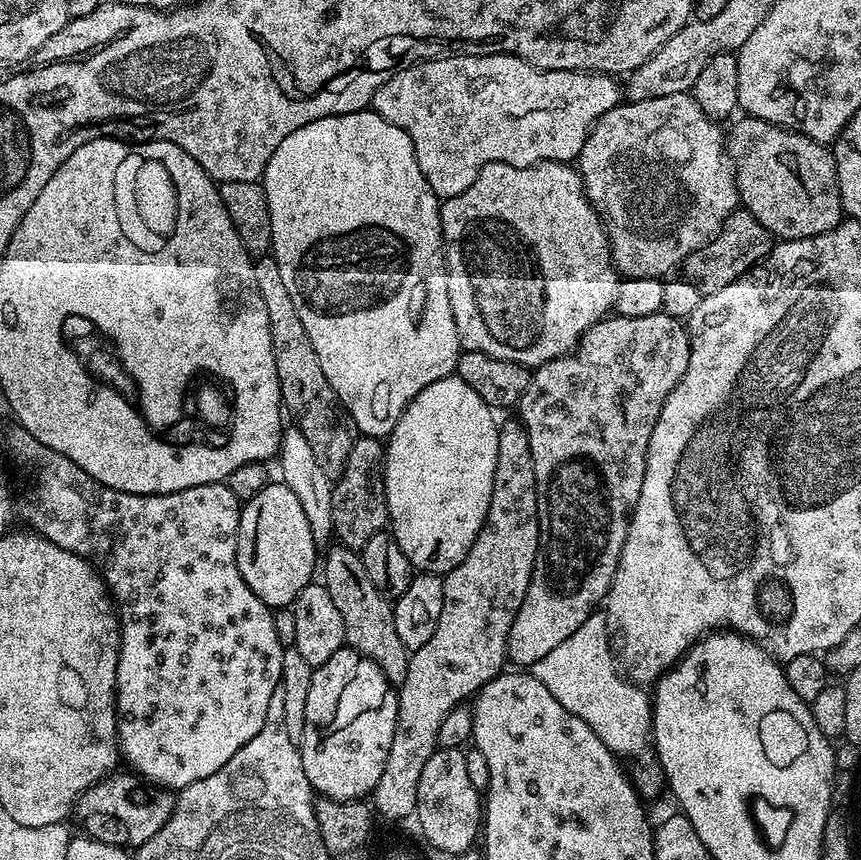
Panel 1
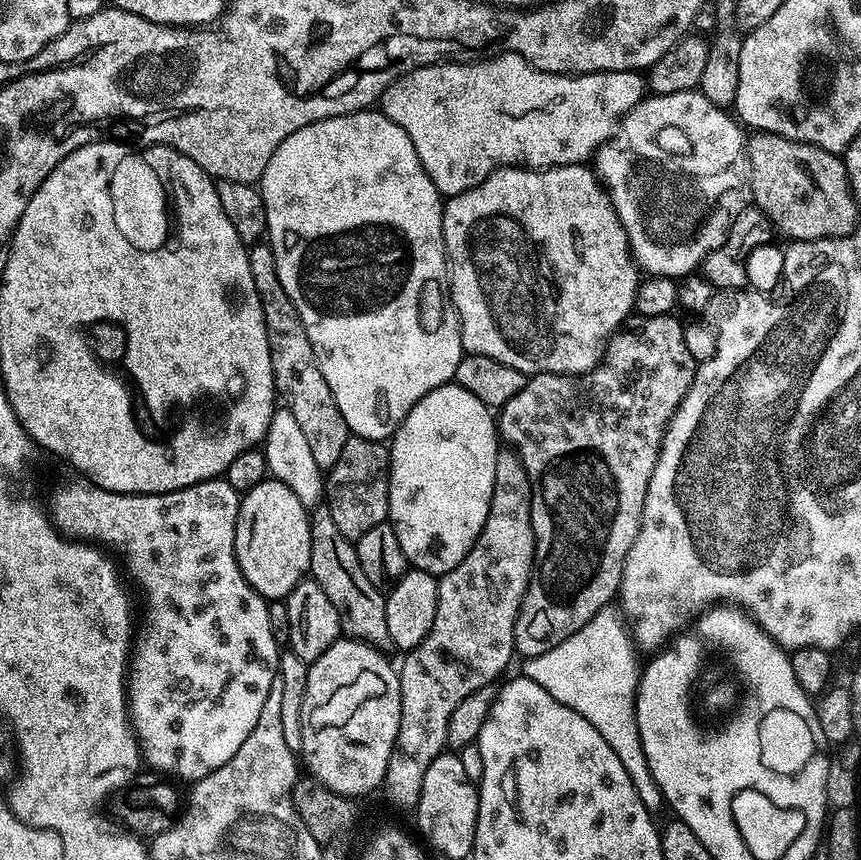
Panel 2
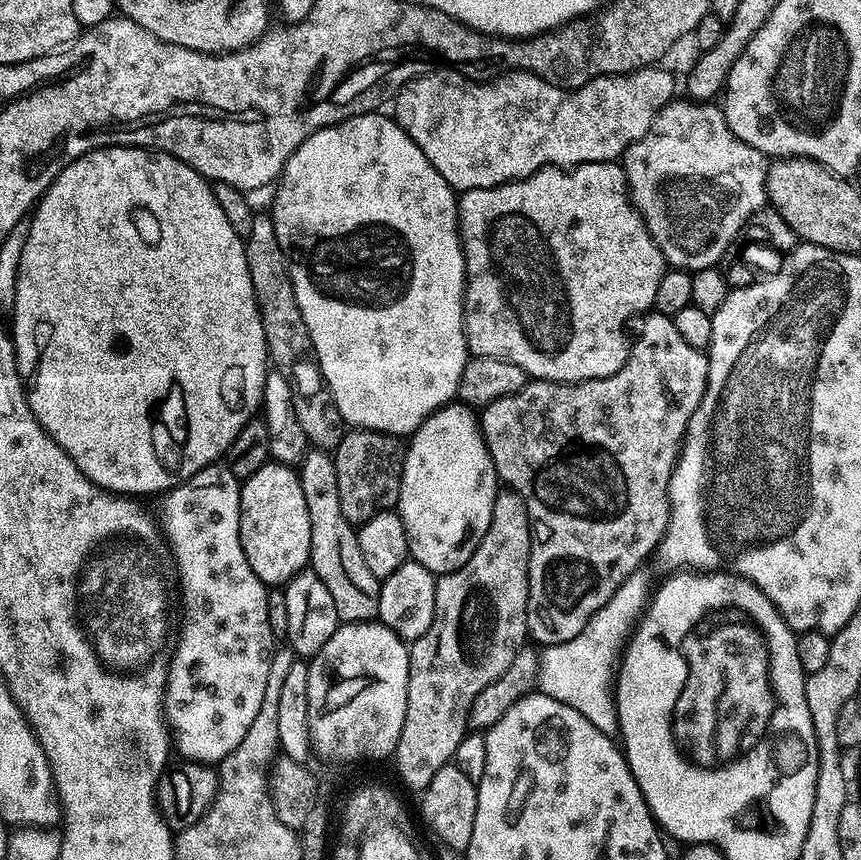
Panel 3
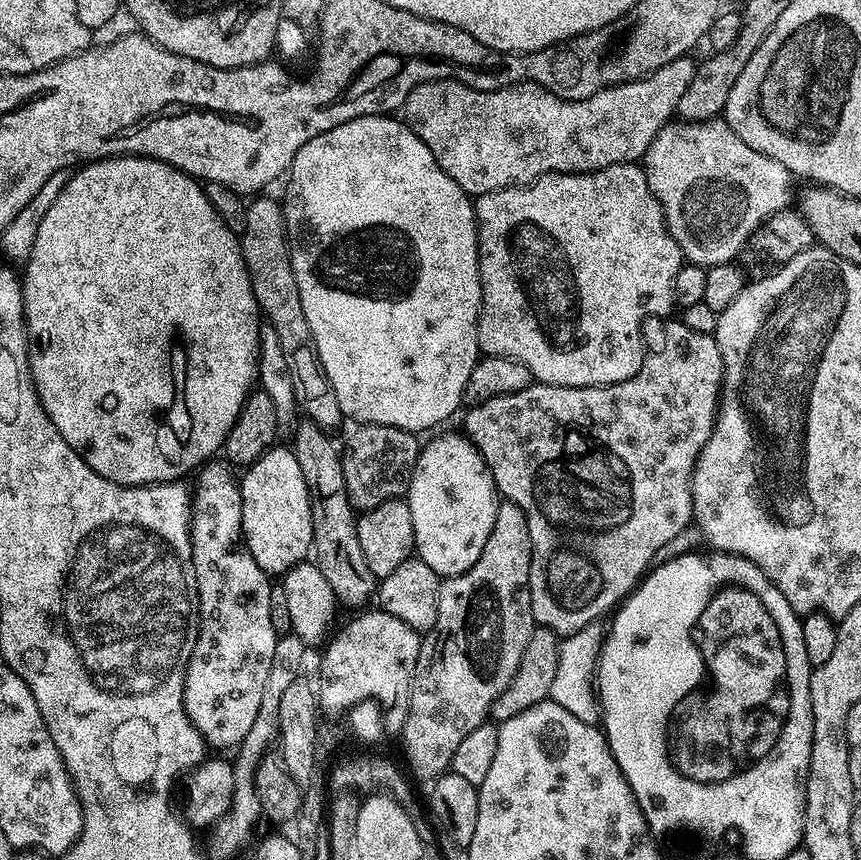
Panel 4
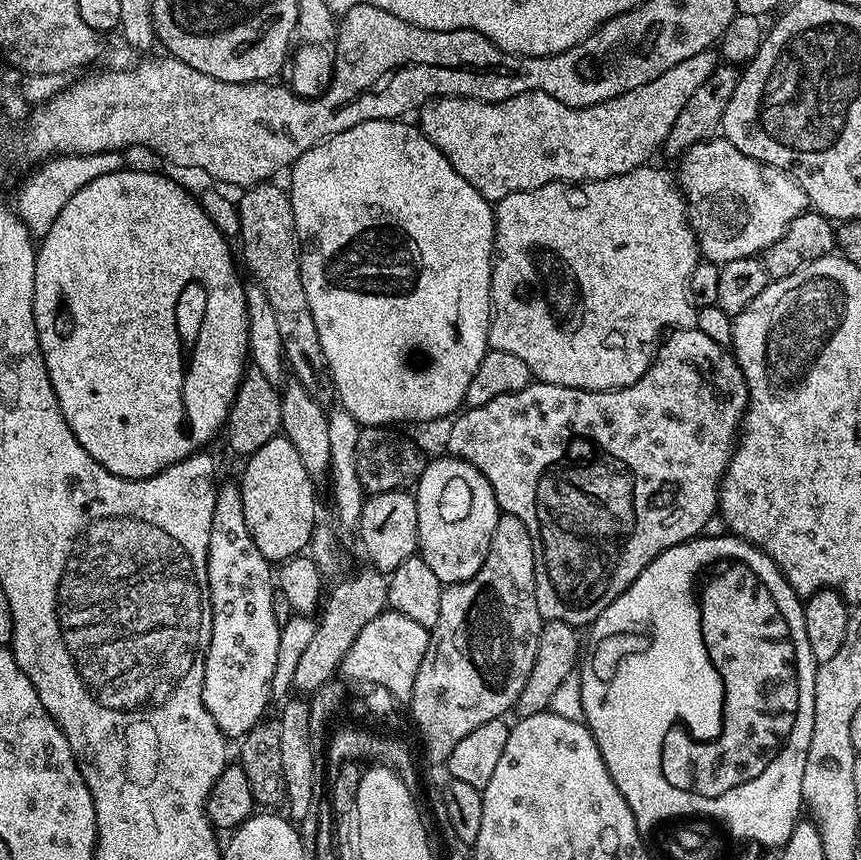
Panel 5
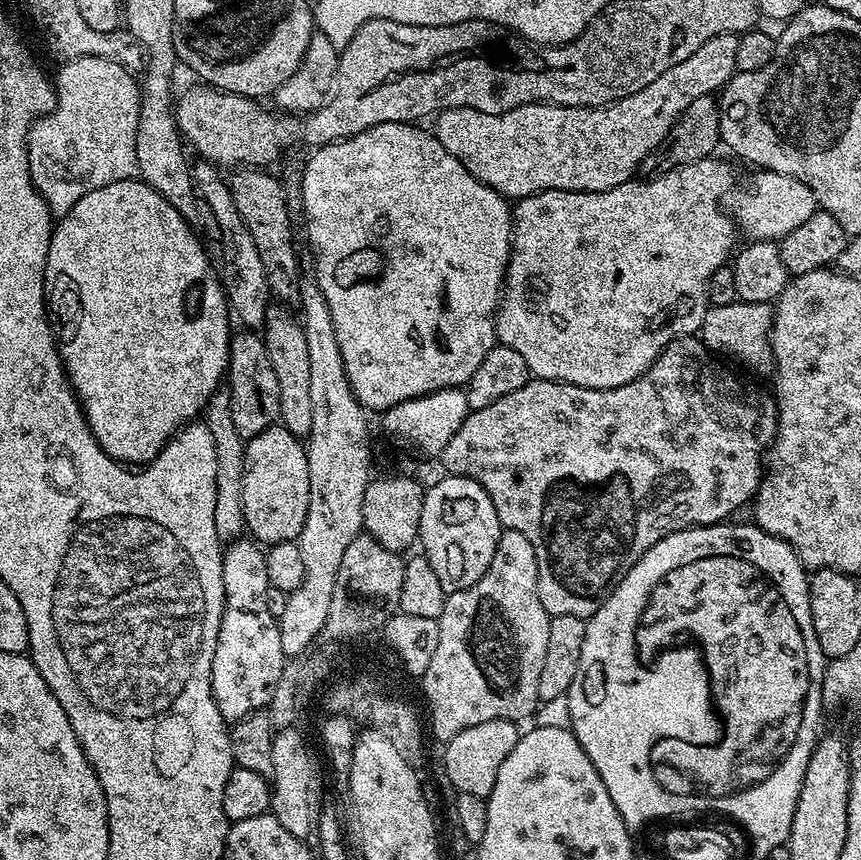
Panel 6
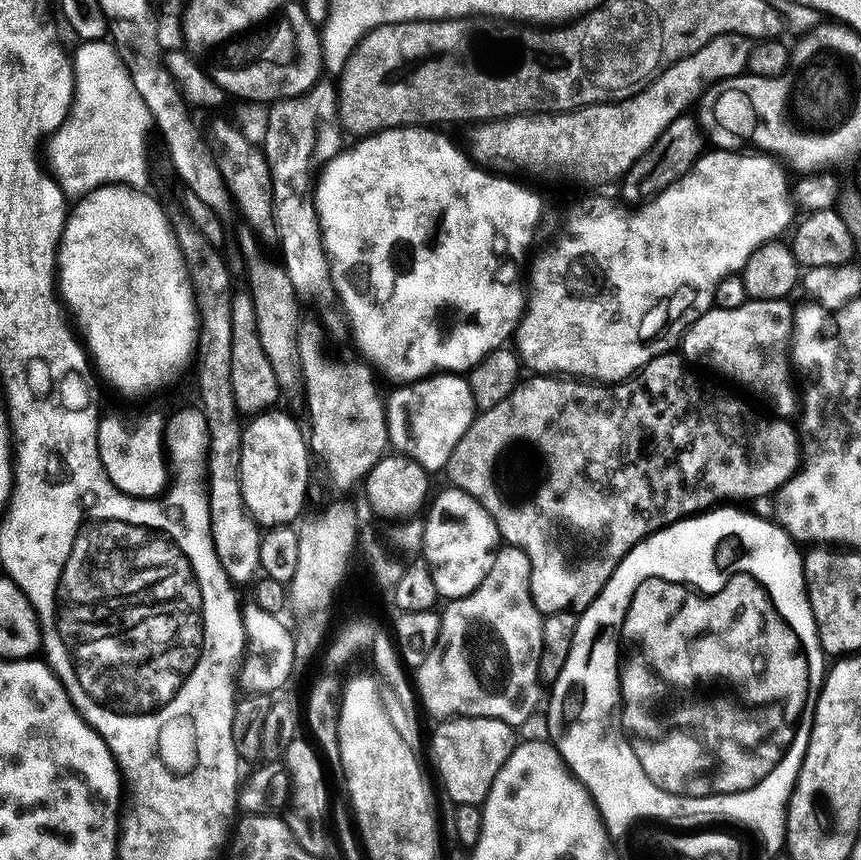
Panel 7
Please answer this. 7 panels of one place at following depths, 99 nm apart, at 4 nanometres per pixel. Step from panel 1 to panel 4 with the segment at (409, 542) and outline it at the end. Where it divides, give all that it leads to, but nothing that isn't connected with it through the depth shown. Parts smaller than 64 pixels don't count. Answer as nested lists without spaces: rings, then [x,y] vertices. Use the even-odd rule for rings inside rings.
[[[448,432],[445,436],[434,437],[429,444],[425,443],[421,447],[406,497],[410,518],[414,522],[415,555],[441,578],[462,574],[470,570],[474,562],[478,562],[478,554],[482,554],[482,546],[486,546],[486,538],[490,538],[490,530],[494,530],[494,514],[498,503],[496,483],[482,454],[467,435],[459,435]]]

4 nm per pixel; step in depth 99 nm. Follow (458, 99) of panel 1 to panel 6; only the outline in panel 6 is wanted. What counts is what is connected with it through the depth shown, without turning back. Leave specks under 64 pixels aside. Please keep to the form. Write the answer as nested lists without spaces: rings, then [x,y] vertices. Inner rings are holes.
[[[737,33],[718,34],[714,38],[702,42],[702,46],[698,46],[698,50],[694,50],[694,54],[690,54],[690,58],[678,62],[678,66],[670,66],[670,70],[666,70],[666,74],[658,74],[658,78],[654,78],[654,82],[650,82],[650,86],[642,86],[642,90],[638,90],[638,94],[630,94],[626,98],[603,104],[597,108],[567,108],[561,104],[523,104],[514,110],[506,110],[503,114],[482,114],[473,108],[448,108],[435,117],[434,135],[438,142],[442,142],[445,150],[454,154],[454,158],[458,158],[458,162],[462,162],[462,166],[466,166],[466,170],[471,176],[478,178],[478,182],[482,182],[487,188],[493,188],[495,192],[500,193],[509,201],[515,202],[524,196],[533,196],[536,192],[545,192],[551,188],[567,192],[605,192],[614,186],[622,186],[637,175],[641,162],[651,156],[654,149],[662,142],[662,138],[666,138],[670,126],[674,126],[674,122],[680,117],[682,110],[686,110],[686,106],[690,106],[690,102],[694,102],[694,98],[719,93],[724,85],[732,79],[736,72],[734,53],[738,48],[739,41]]]

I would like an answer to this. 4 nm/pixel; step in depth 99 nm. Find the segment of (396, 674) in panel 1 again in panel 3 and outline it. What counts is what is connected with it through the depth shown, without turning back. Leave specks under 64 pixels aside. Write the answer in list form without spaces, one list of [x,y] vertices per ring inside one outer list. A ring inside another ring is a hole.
[[[308,450],[298,464],[302,494],[306,498],[306,514],[310,514],[310,561],[311,571],[322,578],[330,598],[334,598],[334,610],[345,624],[366,624],[380,615],[378,598],[380,581],[366,567],[362,558],[362,546],[358,546],[357,529],[342,514],[338,503],[338,474],[335,459],[324,450]]]

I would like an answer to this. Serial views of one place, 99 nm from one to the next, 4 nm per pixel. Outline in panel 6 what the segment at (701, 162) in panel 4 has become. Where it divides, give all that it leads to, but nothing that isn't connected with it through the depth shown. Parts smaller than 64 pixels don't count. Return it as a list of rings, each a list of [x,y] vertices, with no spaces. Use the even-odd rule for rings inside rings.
[[[760,170],[755,174],[757,176],[753,178],[752,184],[746,185],[740,193],[739,191],[735,193],[737,196],[734,224],[739,231],[741,228],[748,235],[749,241],[779,241],[786,234],[790,234],[794,226],[802,226],[806,218],[810,218],[818,211],[818,205],[810,186],[777,172]]]

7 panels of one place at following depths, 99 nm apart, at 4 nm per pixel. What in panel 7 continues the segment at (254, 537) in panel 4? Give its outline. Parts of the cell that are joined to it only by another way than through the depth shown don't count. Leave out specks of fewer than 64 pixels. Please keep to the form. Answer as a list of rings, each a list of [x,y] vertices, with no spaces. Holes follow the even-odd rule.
[[[269,410],[251,417],[243,425],[241,434],[242,498],[249,515],[265,529],[288,526],[299,521],[304,498],[308,494],[309,441],[305,433],[304,436],[300,433],[299,426],[280,411]]]

